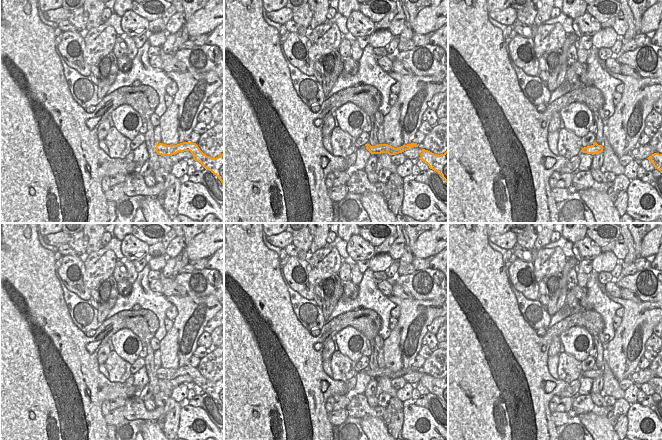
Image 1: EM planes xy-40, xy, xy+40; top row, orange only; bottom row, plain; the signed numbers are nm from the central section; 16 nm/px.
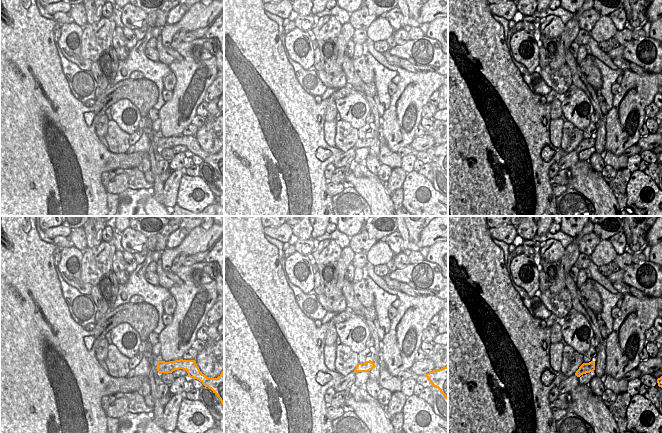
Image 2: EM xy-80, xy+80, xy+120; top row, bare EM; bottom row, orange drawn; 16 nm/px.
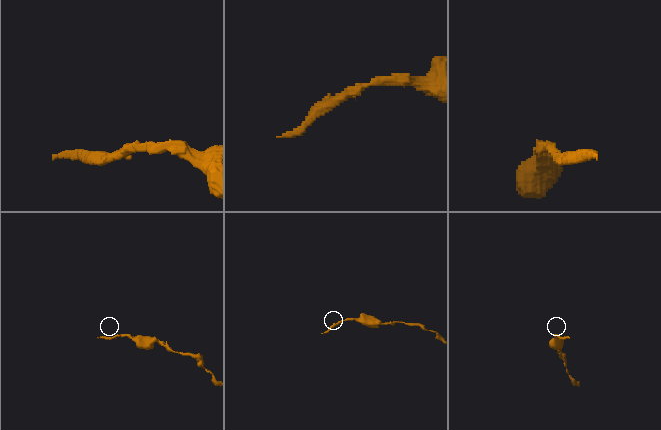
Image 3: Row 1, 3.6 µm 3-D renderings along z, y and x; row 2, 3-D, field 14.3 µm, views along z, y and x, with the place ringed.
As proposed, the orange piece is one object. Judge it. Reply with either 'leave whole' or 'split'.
leave whole

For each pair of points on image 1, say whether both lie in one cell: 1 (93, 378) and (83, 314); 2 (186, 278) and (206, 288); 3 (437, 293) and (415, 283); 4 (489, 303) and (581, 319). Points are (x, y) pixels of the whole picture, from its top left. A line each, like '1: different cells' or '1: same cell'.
1: different cells
2: same cell
3: same cell
4: same cell

